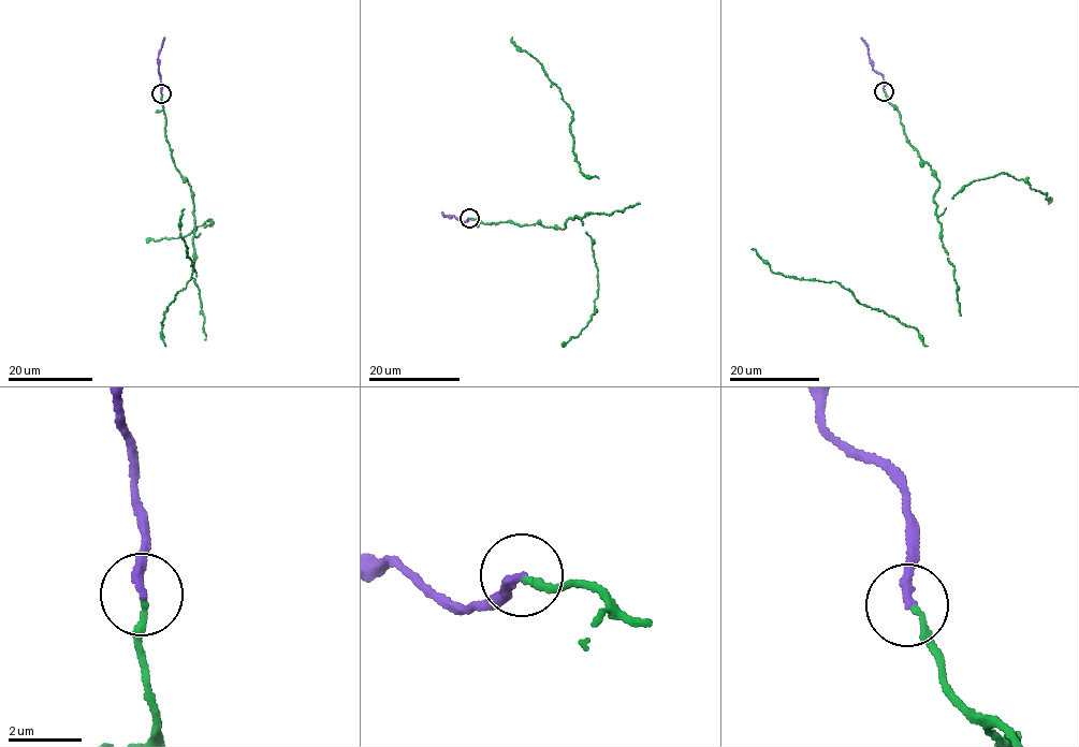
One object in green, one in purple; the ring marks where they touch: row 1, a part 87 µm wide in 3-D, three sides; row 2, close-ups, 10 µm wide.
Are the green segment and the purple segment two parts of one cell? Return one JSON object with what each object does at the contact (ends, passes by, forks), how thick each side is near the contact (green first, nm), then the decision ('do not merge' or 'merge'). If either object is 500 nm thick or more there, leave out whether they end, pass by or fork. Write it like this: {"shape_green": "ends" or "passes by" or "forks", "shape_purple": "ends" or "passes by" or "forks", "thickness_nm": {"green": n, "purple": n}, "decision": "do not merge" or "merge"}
{"shape_green": "ends", "shape_purple": "ends", "thickness_nm": {"green": 160, "purple": 240}, "decision": "merge"}

